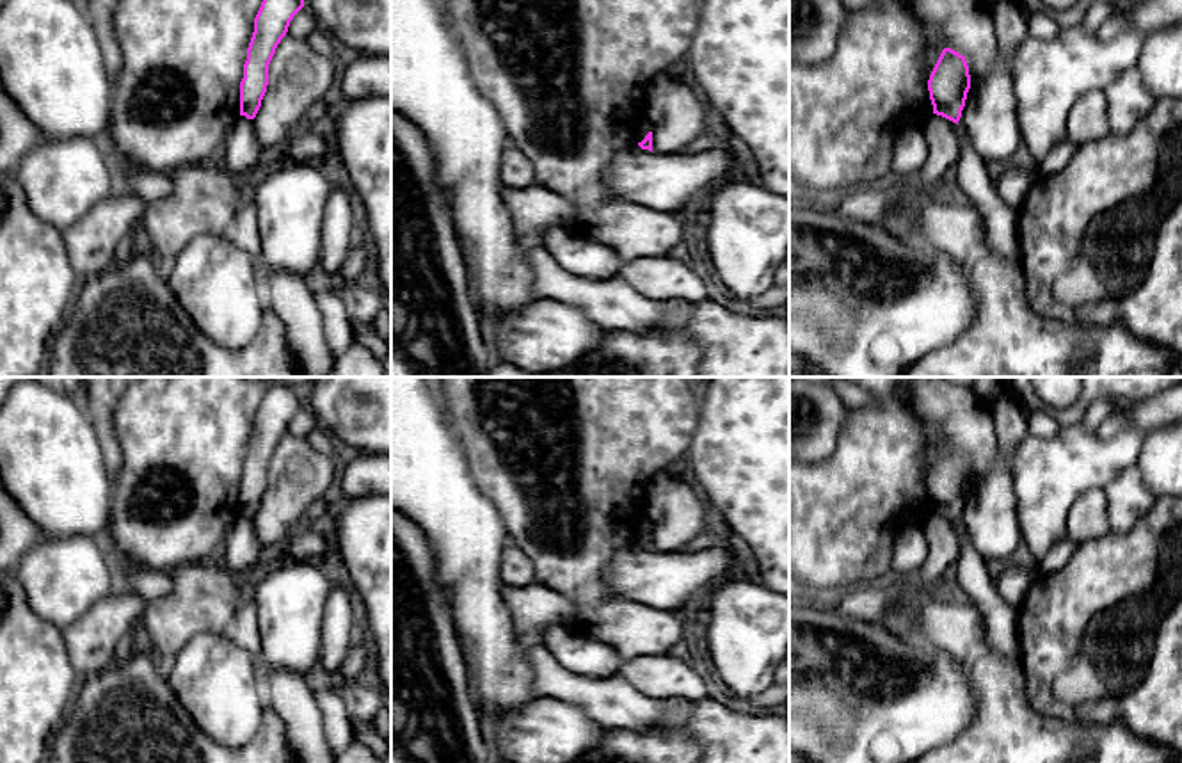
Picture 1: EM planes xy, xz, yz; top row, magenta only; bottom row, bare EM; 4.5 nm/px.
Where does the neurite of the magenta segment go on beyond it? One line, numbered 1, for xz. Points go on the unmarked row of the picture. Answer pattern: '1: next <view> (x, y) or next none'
1: next none

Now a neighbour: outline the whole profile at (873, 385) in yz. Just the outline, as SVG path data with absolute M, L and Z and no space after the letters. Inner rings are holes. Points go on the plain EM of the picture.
M844 377L846 381L859 384L873 395L889 395L894 391L896 377Z

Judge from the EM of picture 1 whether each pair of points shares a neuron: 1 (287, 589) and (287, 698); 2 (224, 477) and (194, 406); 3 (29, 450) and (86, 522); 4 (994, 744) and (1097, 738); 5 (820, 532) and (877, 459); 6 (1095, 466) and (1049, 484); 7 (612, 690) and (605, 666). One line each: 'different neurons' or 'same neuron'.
1: different neurons
2: same neuron
3: same neuron
4: same neuron
5: same neuron
6: same neuron
7: different neurons

